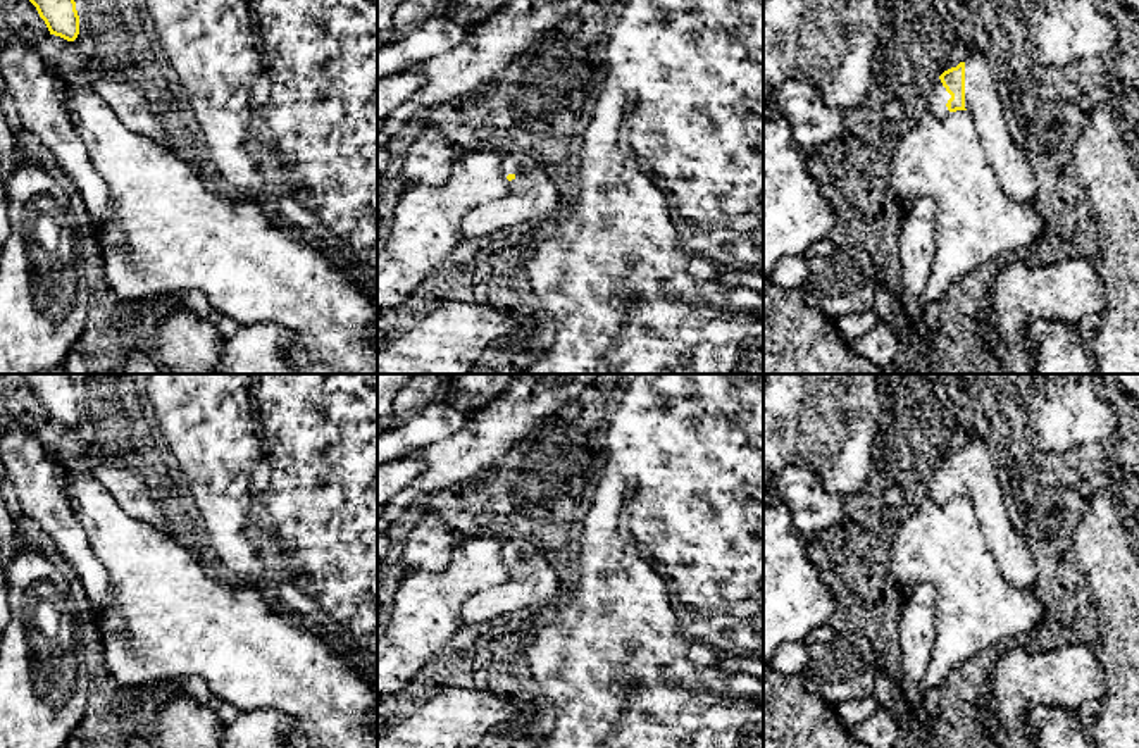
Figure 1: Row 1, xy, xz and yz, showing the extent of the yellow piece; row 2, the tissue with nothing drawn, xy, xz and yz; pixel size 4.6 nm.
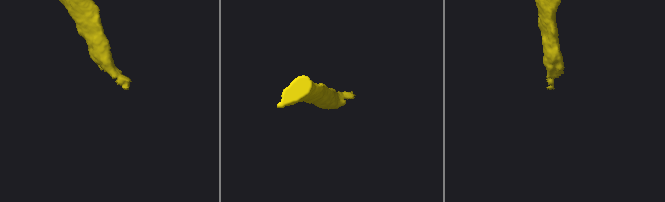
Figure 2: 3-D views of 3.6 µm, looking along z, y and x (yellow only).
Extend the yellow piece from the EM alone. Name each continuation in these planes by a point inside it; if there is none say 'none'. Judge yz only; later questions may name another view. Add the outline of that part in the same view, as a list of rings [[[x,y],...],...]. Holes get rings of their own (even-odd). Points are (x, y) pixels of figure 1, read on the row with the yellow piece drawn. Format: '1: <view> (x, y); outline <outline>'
1: yz (983, 95); outline [[[982,52],[965,59],[965,109],[972,115],[1001,190],[1017,202],[1036,205],[1034,169],[1010,134],[1003,91]]]

